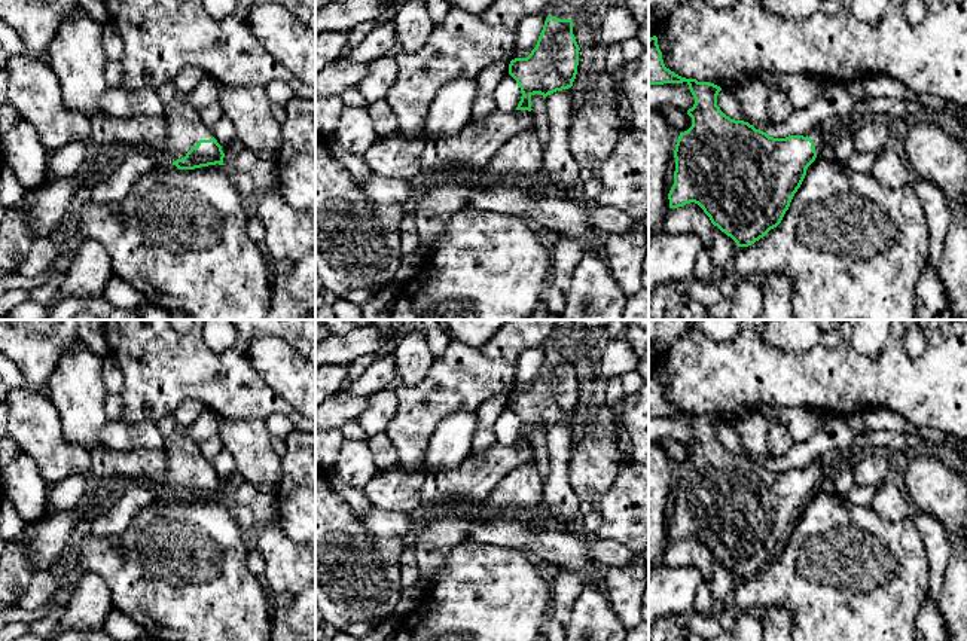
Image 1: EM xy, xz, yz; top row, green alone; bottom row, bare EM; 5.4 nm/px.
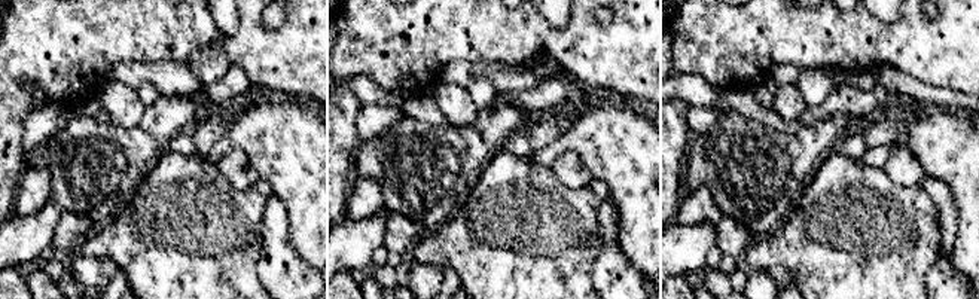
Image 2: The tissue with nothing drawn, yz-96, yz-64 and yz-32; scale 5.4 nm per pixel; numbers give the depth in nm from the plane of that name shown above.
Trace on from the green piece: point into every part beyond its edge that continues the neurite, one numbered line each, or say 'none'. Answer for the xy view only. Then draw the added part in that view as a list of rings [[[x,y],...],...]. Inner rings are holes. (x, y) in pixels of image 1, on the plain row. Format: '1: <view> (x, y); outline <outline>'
1: xy (185, 460); outline [[[176,431],[165,437],[162,451],[168,457],[165,494],[170,497],[184,491],[199,473],[213,470],[211,463],[201,454],[199,443],[181,437]]]

